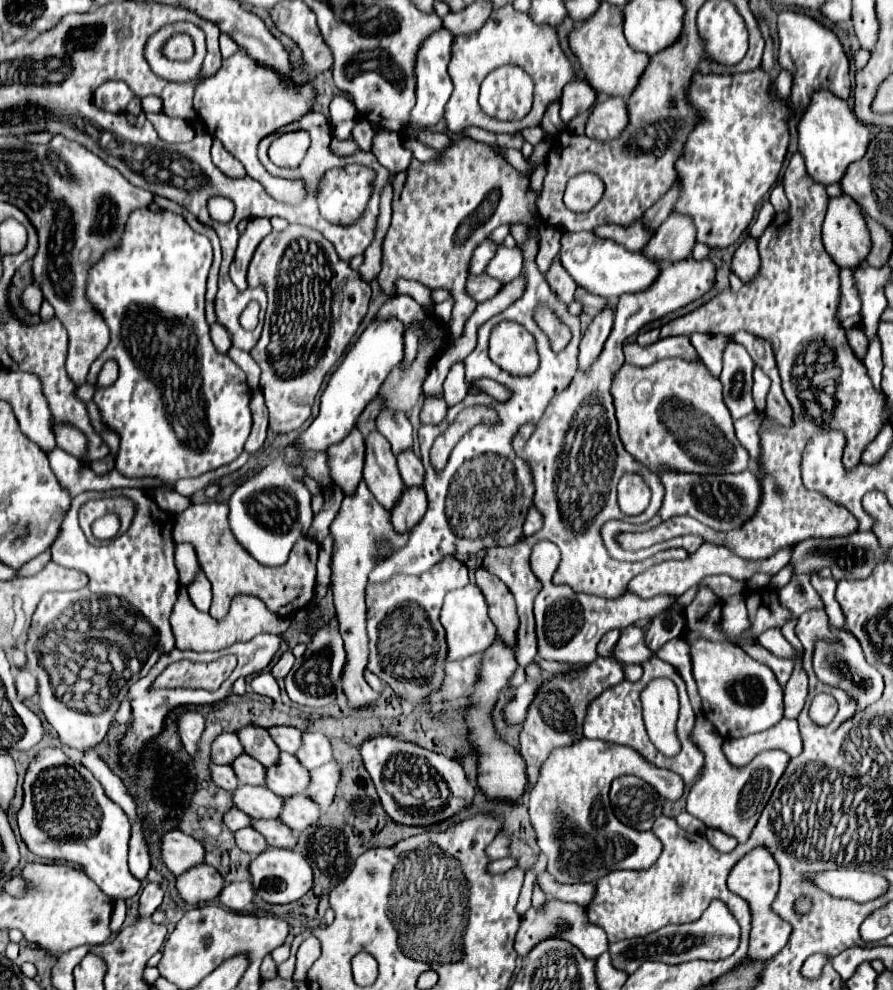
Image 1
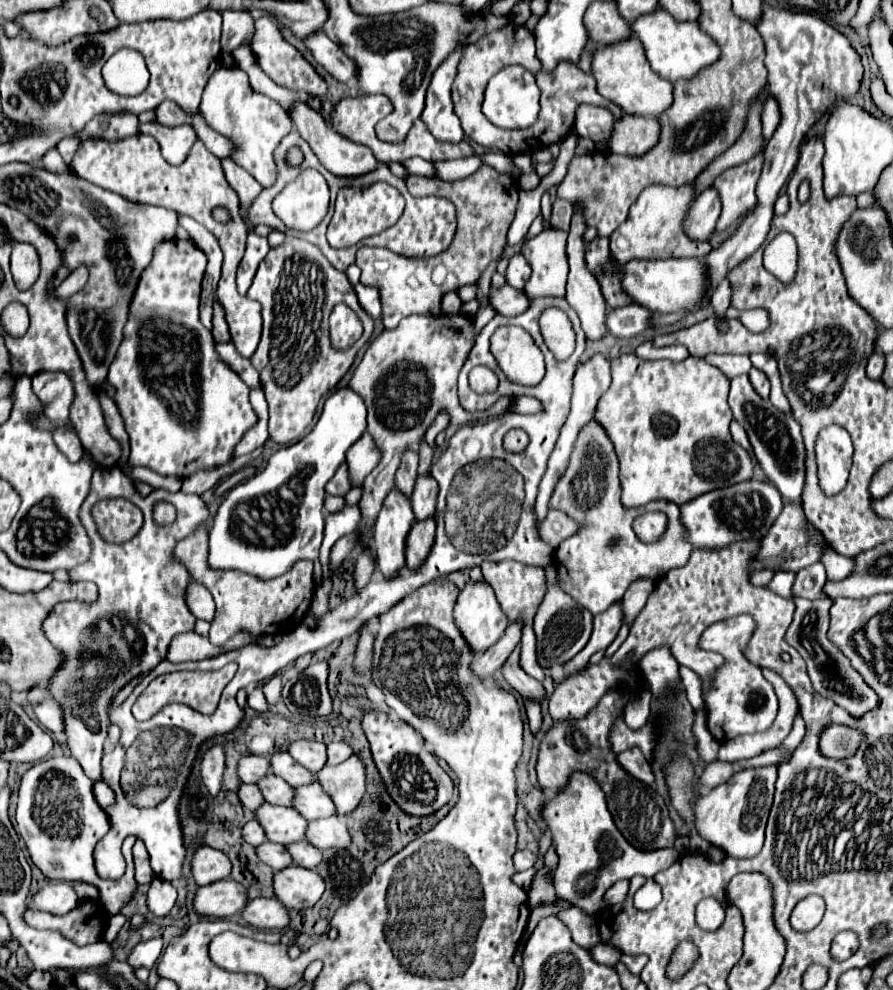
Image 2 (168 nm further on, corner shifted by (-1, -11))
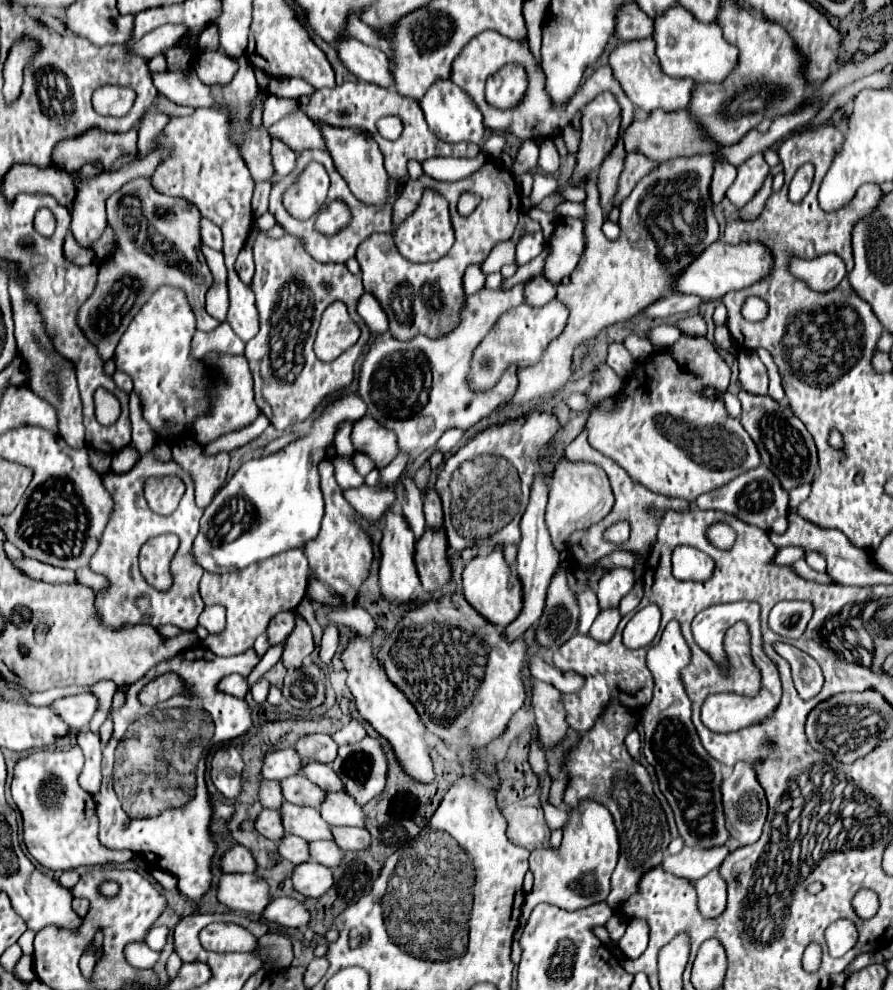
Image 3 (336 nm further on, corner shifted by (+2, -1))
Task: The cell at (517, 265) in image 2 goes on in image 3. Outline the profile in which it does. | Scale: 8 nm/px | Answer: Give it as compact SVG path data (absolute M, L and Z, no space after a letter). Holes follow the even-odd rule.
M535 232L535 234L525 234L519 242L517 242L517 250L515 250L515 264L523 266L529 260L533 260L535 256L539 256L545 248L545 238L543 232Z

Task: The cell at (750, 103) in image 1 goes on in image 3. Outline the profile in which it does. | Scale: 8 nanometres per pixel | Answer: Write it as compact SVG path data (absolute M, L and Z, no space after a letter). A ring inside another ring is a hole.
M763 154L751 156L747 162L743 162L737 168L737 178L727 190L727 198L737 206L745 206L751 196L755 196L759 184L763 184L763 178L769 174L769 166L763 160Z

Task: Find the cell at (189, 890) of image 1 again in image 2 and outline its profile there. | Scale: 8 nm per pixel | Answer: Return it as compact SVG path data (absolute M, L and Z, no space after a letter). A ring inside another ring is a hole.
M220 880L198 888L198 894L194 898L194 908L202 916L230 918L234 914L240 914L246 902L248 896L242 884L238 884L236 880Z

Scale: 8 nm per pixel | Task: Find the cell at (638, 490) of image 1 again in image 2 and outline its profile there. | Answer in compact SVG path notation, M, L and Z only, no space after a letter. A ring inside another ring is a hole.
M622 354L616 360L612 360L612 384L610 384L608 392L600 398L594 420L598 424L602 424L602 428L606 430L608 438L614 444L614 452L616 452L618 462L620 462L620 482L622 482L622 502L624 502L624 506L632 508L632 506L640 506L640 504L646 504L646 502L652 502L652 500L670 500L670 502L682 506L682 504L690 502L690 498L694 500L700 494L712 492L716 488L726 488L726 486L732 486L732 484L738 484L738 482L744 482L744 480L752 478L754 464L752 464L750 452L746 452L730 436L728 424L732 420L732 412L730 412L730 406L728 406L728 390L730 390L730 380L718 368L708 364L704 358L688 356L682 362L670 362L670 360L638 360L638 356L634 356L634 354Z

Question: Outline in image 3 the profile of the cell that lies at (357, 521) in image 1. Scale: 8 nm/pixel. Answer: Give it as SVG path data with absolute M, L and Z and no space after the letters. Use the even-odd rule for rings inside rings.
M523 284L507 292L479 290L477 294L465 298L457 328L445 336L429 338L419 334L401 342L385 330L369 344L359 372L359 396L367 404L367 414L371 414L387 430L395 432L399 452L409 454L411 462L425 450L433 448L443 430L465 430L515 396L519 384L515 368L507 370L499 384L487 392L471 392L465 384L465 376L469 372L471 354L483 340L483 334L487 334L499 314L519 304L523 304Z

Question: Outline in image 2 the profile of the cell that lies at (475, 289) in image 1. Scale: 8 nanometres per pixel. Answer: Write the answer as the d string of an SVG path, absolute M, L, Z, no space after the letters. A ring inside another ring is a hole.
M508 284L498 290L490 290L490 304L504 316L518 316L526 312L526 308L530 308L530 302L532 300L526 296L526 292L510 288Z

